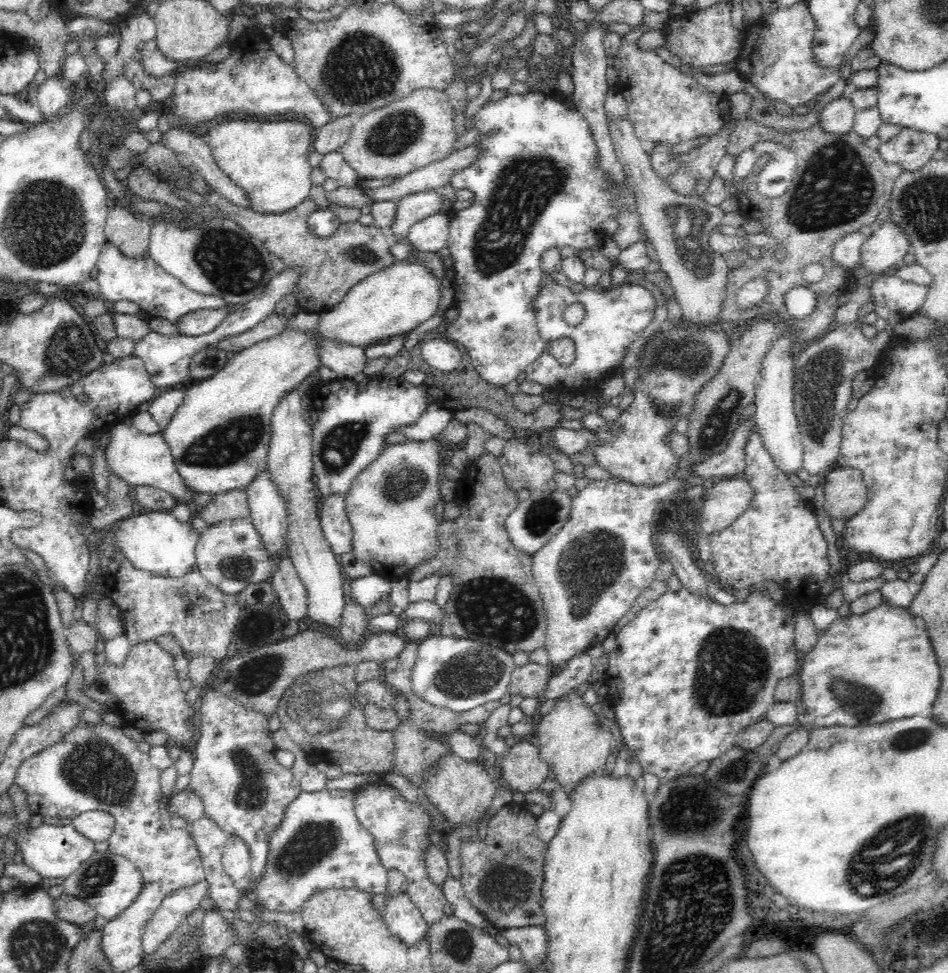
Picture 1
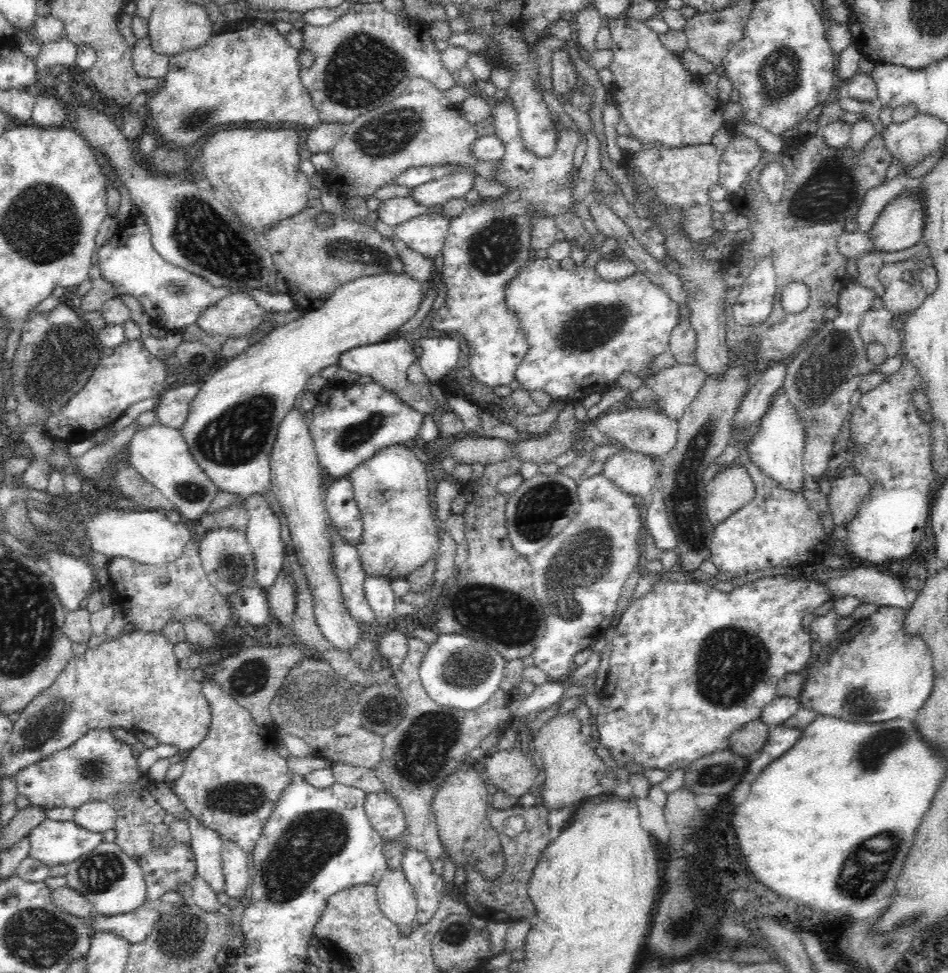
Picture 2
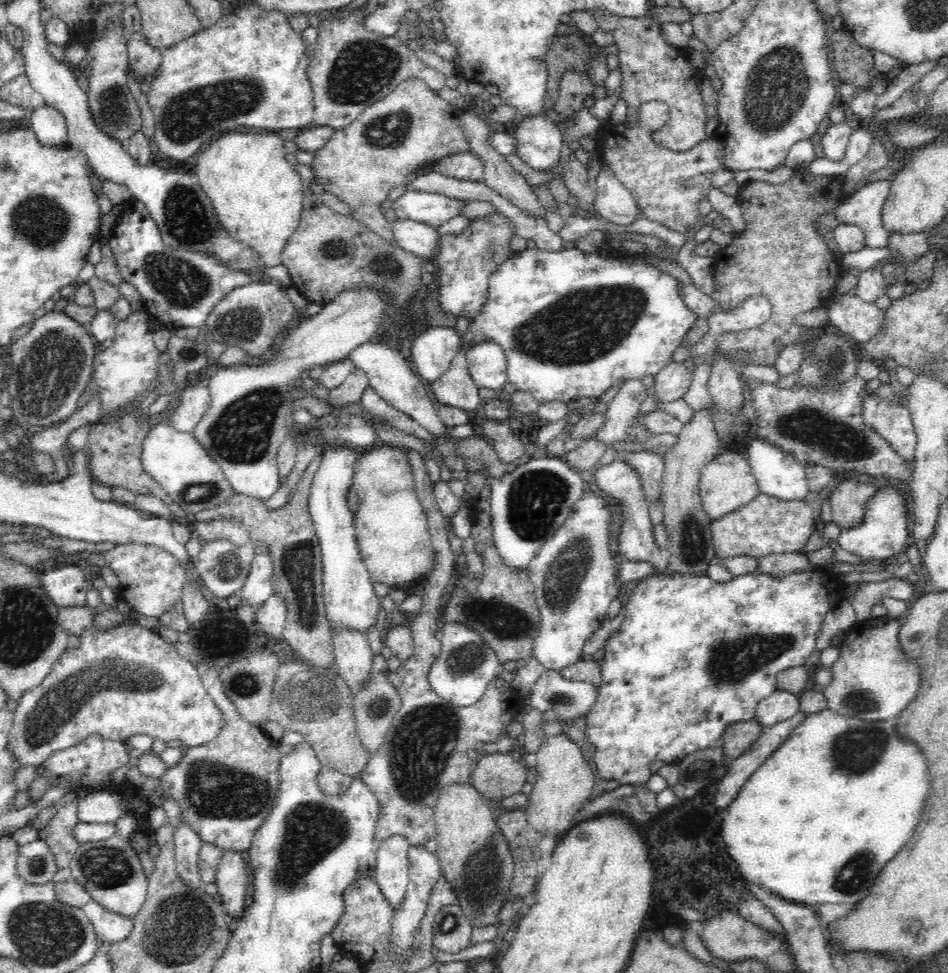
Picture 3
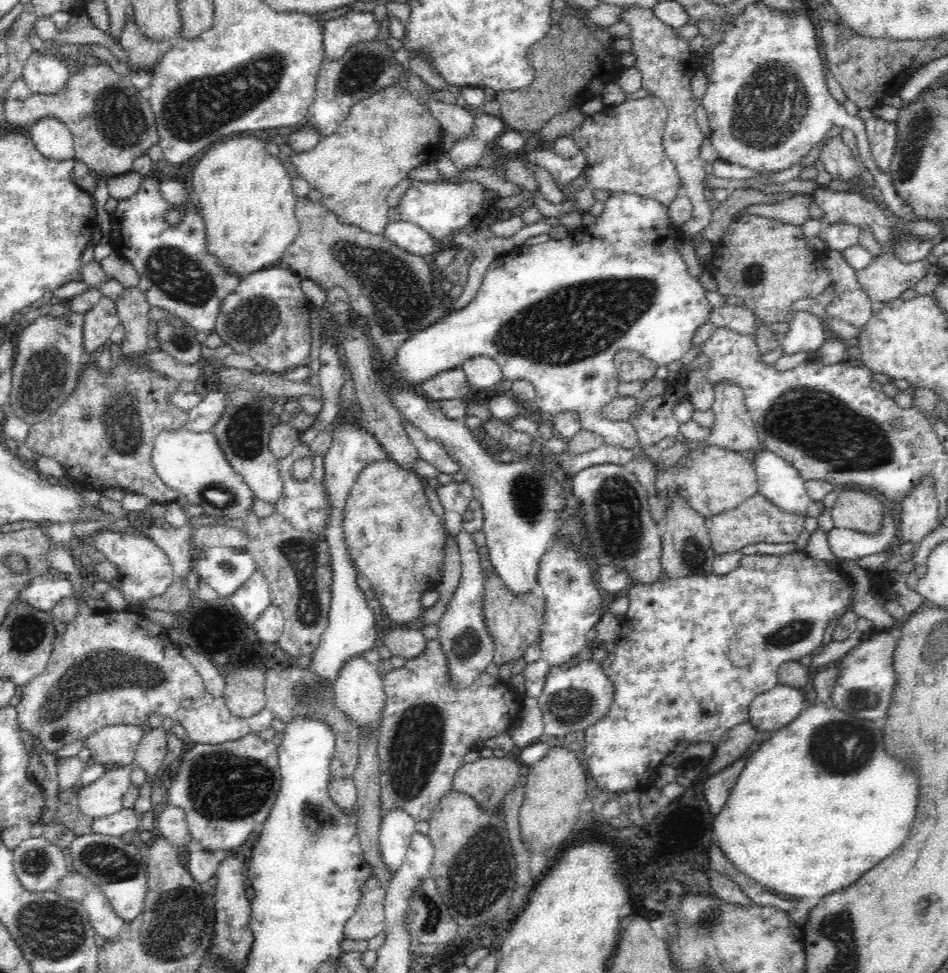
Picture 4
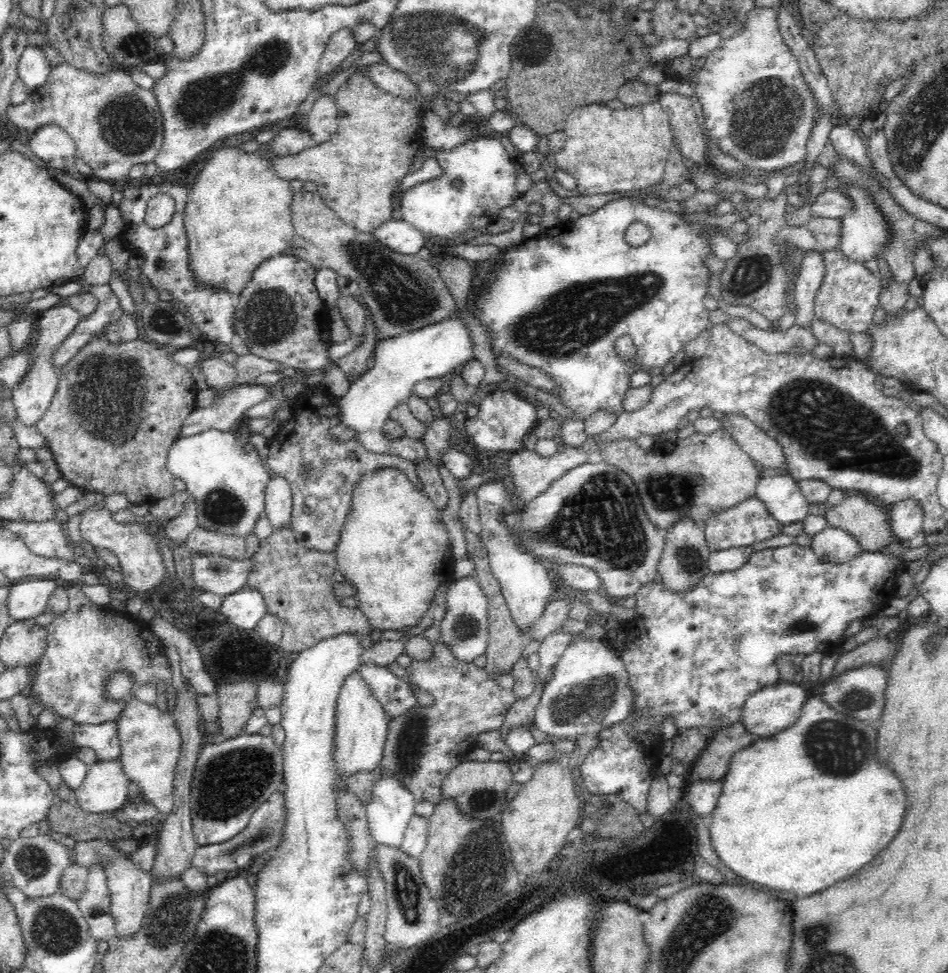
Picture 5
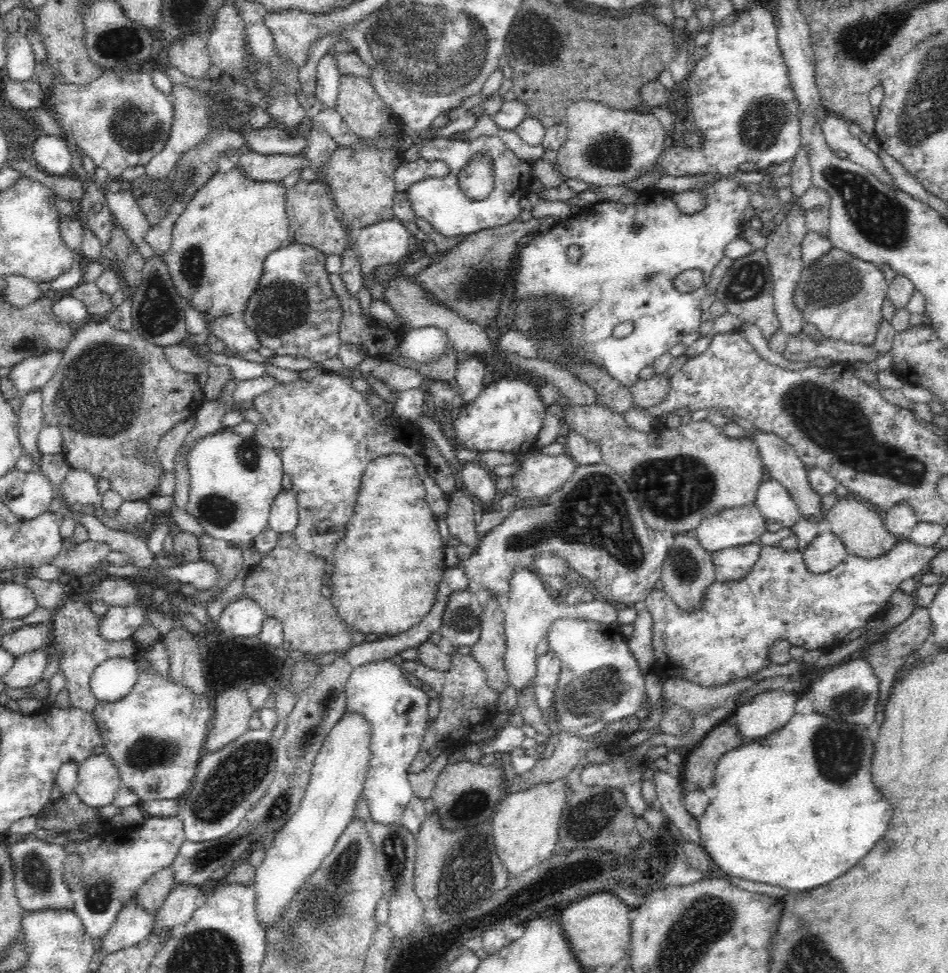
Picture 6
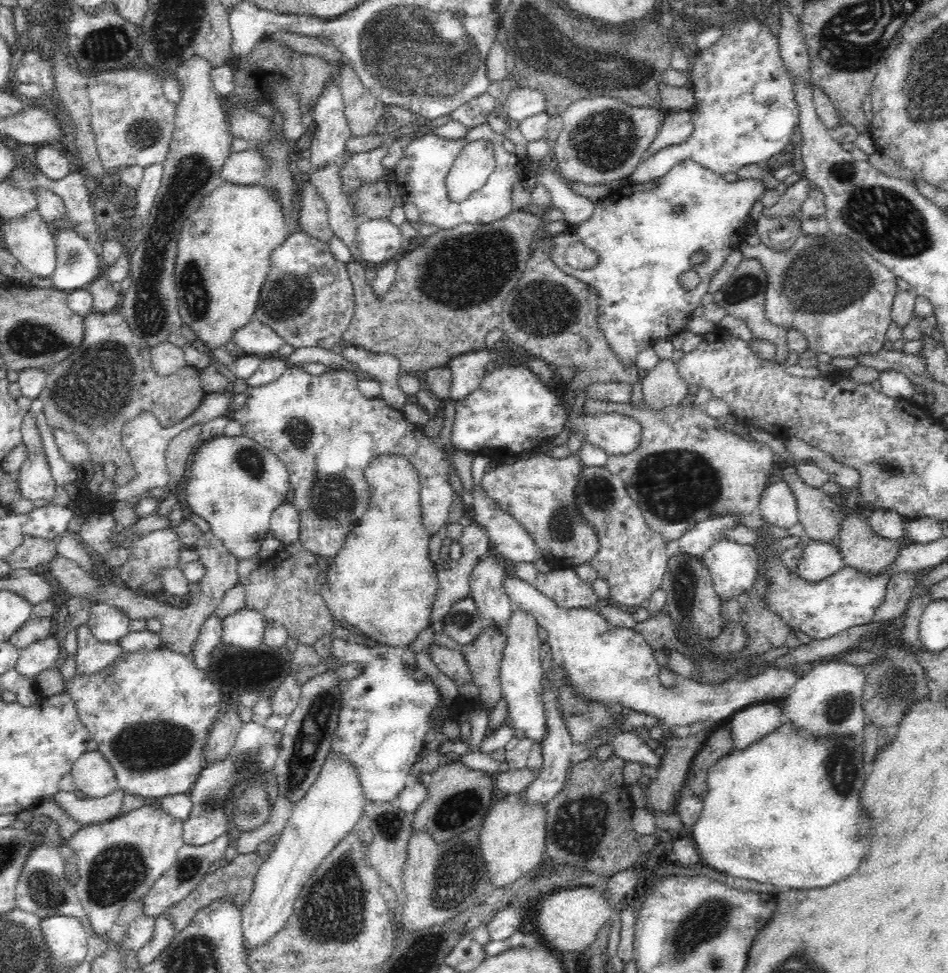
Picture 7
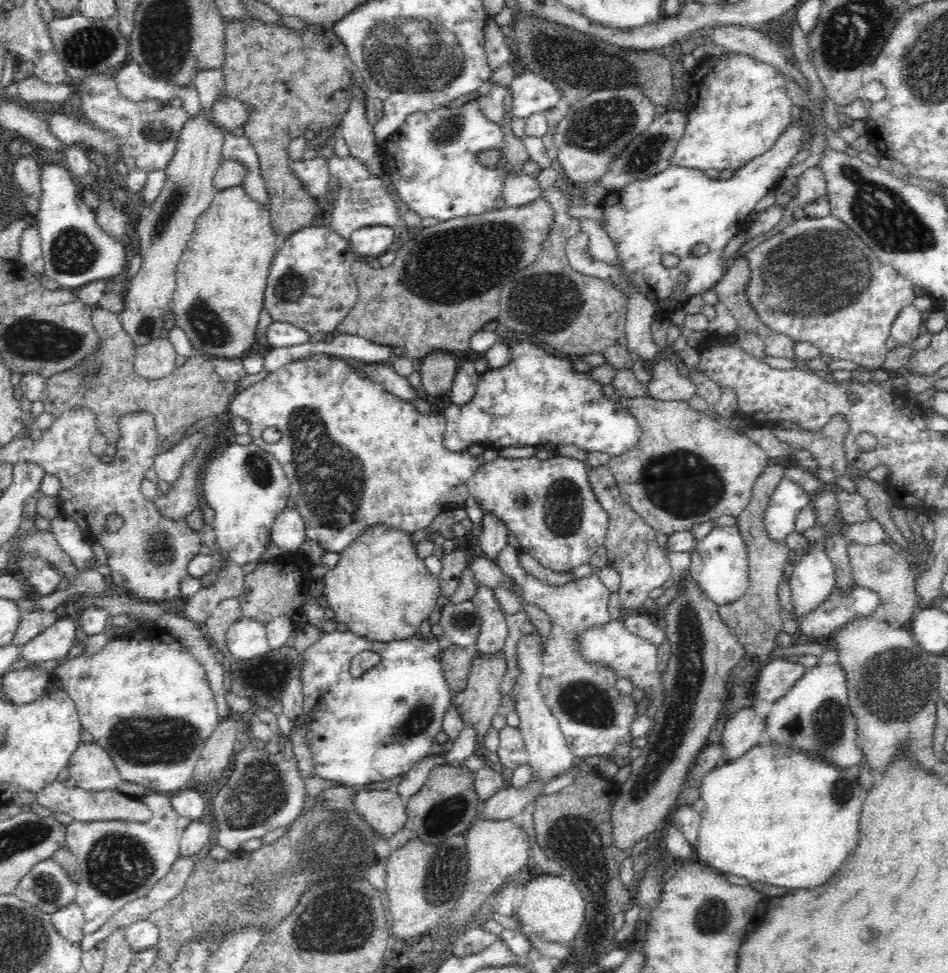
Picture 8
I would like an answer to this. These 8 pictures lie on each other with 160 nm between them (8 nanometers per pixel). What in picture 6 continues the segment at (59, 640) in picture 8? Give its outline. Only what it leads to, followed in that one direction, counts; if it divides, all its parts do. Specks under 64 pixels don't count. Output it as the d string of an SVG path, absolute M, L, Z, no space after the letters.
M49 647L24 653L14 662L12 669L2 677L8 689L26 689L35 686L42 680L42 675L50 662Z

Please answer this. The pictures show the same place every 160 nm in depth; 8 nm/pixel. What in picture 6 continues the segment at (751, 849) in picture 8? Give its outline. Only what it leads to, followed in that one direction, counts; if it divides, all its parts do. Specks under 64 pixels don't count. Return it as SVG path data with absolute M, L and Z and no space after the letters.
M813 711L810 714L794 713L790 720L779 730L766 734L750 743L740 744L735 749L729 750L719 758L715 765L714 782L712 788L715 796L706 806L704 814L695 820L699 831L699 840L704 850L710 855L711 862L716 872L732 874L732 877L754 882L764 882L772 886L787 888L789 891L812 890L846 874L854 864L858 864L870 848L882 838L882 832L886 832L886 820L890 820L890 812L886 812L888 806L886 799L882 798L871 780L871 762L875 746L872 744L870 732L867 727L840 721L840 719L826 718L824 715Z

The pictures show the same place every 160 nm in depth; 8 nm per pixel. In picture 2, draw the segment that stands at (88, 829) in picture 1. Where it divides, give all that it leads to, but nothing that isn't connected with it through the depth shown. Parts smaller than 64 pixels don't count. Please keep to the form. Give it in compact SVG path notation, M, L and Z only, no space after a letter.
M92 800L76 808L73 821L90 832L106 832L117 824L117 809L108 801Z

